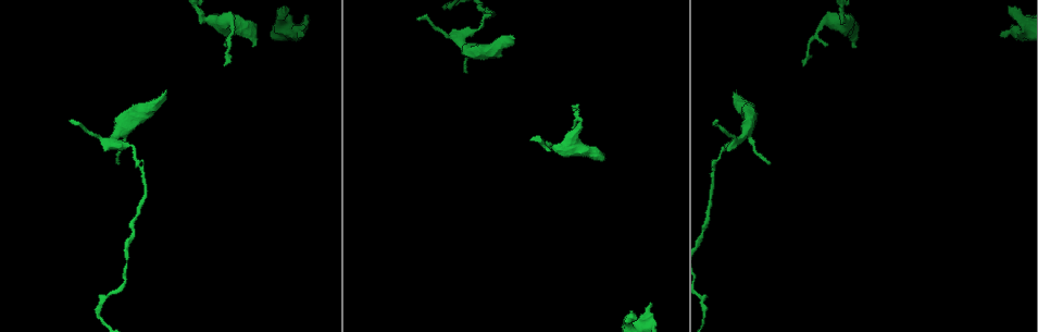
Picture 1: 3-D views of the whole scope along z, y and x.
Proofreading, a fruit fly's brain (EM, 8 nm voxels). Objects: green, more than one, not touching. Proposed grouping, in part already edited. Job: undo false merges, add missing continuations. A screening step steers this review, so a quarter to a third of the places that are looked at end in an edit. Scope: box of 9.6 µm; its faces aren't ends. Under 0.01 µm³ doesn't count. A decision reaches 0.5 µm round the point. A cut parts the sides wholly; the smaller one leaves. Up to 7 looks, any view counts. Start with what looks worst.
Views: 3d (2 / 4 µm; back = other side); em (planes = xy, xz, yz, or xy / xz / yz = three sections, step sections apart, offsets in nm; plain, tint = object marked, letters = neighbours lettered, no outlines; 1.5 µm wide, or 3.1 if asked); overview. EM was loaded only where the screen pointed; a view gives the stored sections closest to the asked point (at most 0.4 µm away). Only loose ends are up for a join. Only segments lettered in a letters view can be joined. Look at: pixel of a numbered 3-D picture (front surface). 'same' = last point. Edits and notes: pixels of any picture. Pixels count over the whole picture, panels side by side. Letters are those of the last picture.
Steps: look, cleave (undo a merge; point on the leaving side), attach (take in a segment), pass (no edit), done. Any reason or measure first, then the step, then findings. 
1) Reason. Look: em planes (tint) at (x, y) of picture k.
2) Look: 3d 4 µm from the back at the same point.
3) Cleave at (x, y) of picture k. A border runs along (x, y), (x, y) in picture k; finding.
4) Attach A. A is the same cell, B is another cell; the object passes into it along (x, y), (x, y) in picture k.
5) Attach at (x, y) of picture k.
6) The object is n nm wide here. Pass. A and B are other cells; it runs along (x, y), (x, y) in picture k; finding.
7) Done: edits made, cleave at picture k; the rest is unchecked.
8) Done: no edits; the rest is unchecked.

An open end. Look: 3d 2 µm at (512, 37) of picture 1.

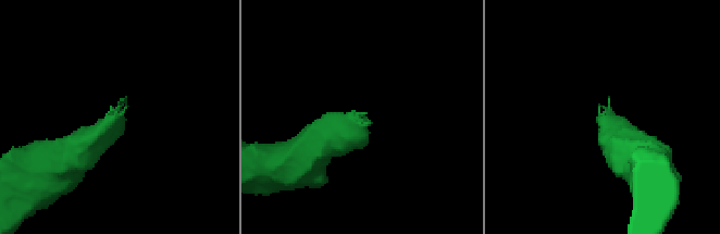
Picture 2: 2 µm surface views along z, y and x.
Look: em planes (letters) at (367, 121) of picture 2.

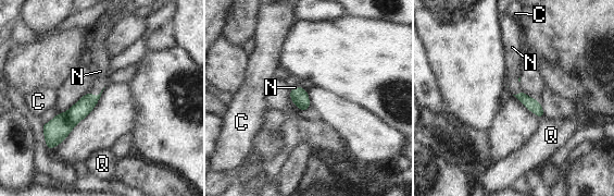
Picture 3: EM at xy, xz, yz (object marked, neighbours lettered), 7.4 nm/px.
Attach N. N is the same cell, C and Q are other cells; the neuron continues.

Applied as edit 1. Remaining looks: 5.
Look: overview.

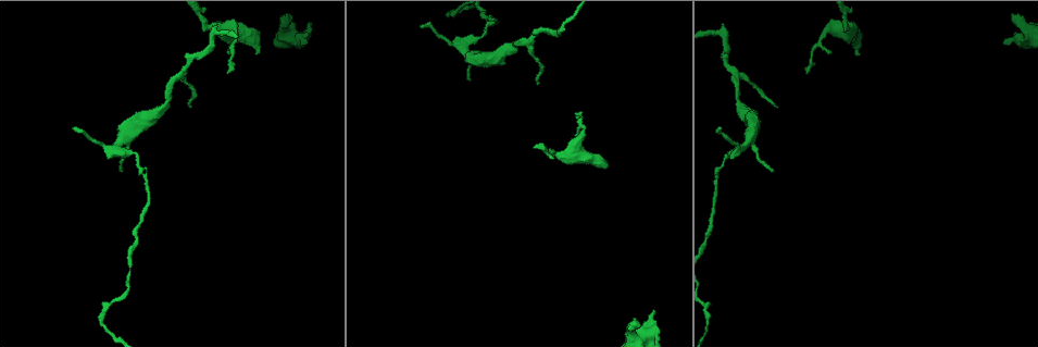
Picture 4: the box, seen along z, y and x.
Thick end. Look: 3d 4 µm at (307, 42) of picture 4.

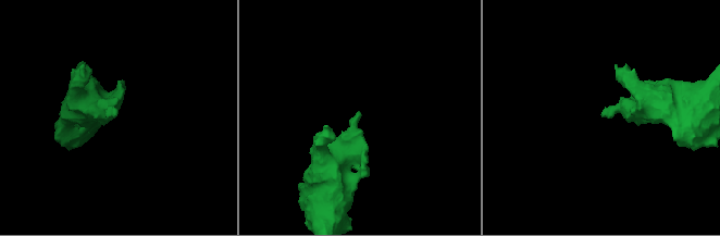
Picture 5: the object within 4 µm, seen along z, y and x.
Now the EM. Look: em planes (letters) at (359, 113) of picture 5.

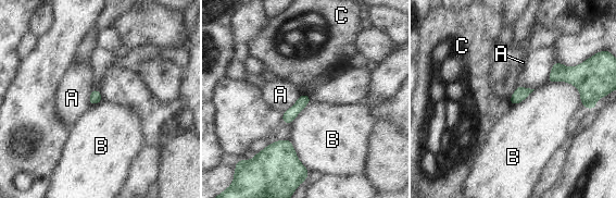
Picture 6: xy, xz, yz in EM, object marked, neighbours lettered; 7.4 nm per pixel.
The longest contact is with B, 340 nm. Pass. A, B and C are other cells; none of them fits.

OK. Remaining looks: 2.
Thin end. Look: em yz step 4 (tint) at (73, 128) of picture 4.

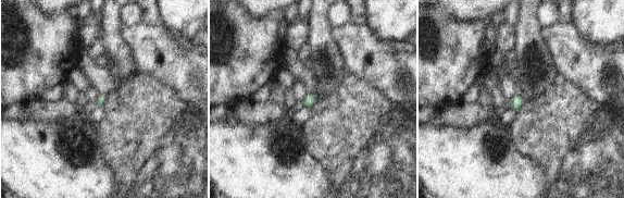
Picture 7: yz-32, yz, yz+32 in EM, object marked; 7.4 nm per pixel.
Another direction. Look: em planes (letters) at the same point.

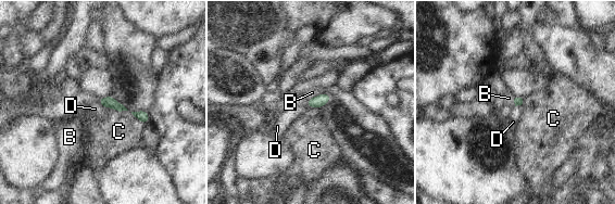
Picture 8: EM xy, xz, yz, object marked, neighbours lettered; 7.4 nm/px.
Pass. B, C and D are other cells; a border runs along (104, 106), (127, 111) in picture 8; none of them fits.

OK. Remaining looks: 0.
Done: edits made, attach at picture 3; the rest is unchecked.

